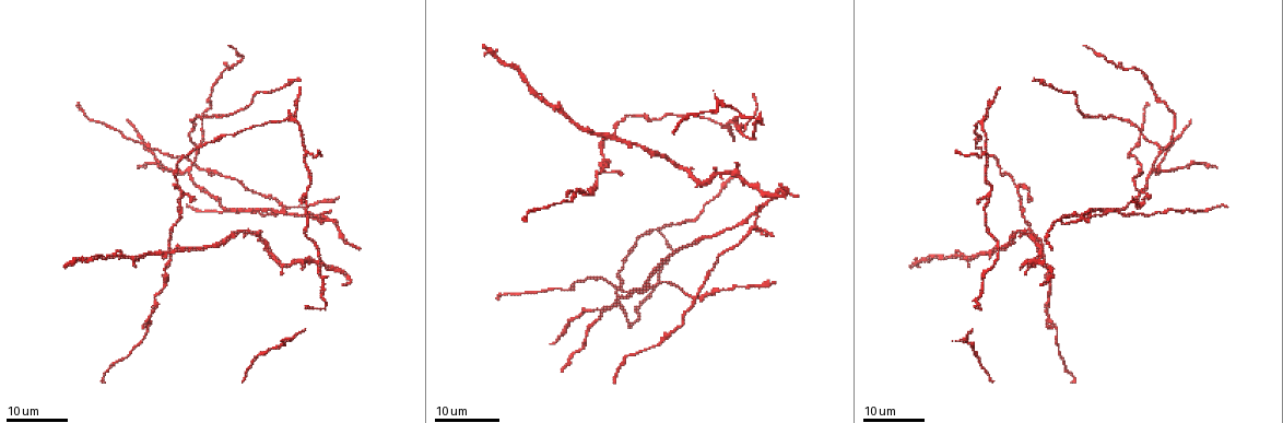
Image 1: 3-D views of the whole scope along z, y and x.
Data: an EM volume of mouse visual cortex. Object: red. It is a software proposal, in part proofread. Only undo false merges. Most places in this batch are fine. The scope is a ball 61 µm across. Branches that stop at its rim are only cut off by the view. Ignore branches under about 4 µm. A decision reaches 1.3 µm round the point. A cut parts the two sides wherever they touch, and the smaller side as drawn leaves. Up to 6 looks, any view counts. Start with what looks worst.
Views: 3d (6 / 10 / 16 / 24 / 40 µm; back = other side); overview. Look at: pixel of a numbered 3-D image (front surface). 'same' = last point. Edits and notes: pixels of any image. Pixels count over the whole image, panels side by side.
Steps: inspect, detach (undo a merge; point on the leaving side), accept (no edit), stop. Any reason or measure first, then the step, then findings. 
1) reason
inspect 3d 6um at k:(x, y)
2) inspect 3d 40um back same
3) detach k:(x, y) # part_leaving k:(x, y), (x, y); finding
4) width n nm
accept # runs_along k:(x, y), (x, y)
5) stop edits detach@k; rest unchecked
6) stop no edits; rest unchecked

side arm on a straight run
inspect 3d 24um at 1:(179, 186)

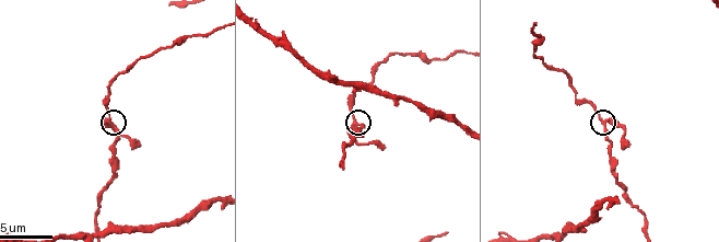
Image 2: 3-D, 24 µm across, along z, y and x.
inspect 3d 10um at 2:(111, 121)

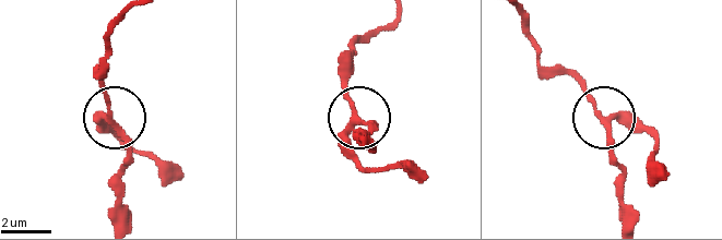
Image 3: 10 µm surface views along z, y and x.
width 240 nm
accept # runs_along 3:(521, 19), (543, 67), (568, 75), (605, 117), (653, 129); all the same neuron

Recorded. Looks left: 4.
a fork
inspect 3d 24um at 1:(760, 204)

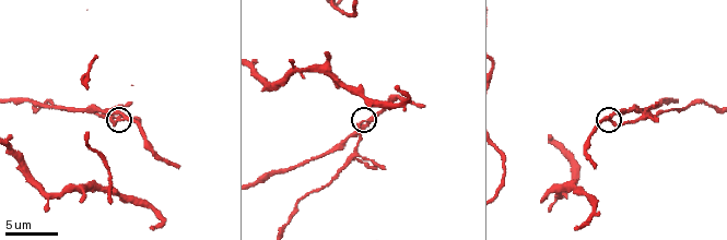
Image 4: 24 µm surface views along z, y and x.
inspect 3d 6um at 4:(367, 121)

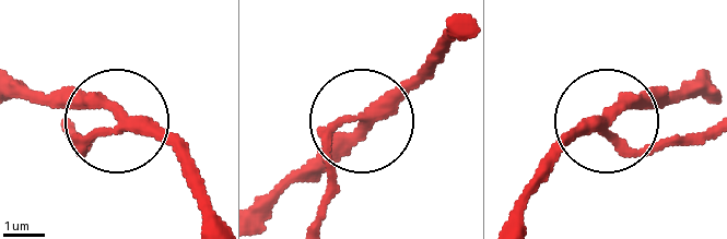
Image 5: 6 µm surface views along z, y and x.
width 250 nm
accept # continuous, no second neuron

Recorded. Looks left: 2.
two arms in line, one across
inspect 3d 16um at 1:(600, 309)

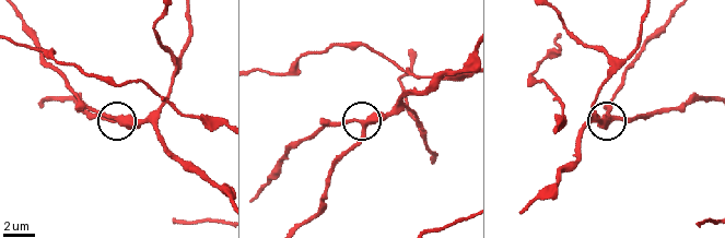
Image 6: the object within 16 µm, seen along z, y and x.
inspect 3d 6um at 6:(609, 118)

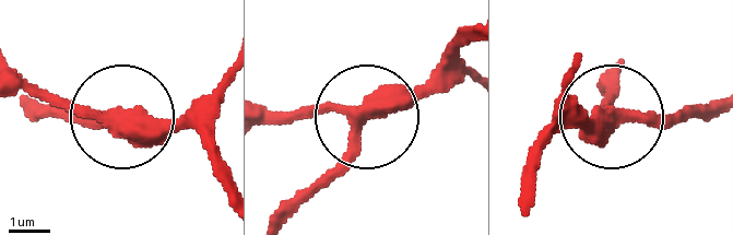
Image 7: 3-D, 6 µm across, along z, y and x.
side_arm 12 um
detach 7:(317, 185) # part_leaving 7:(351, 133), (347, 162), (298, 214); a second neuron is stuck on

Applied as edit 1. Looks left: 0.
stop edits detach@7; rest unchecked

